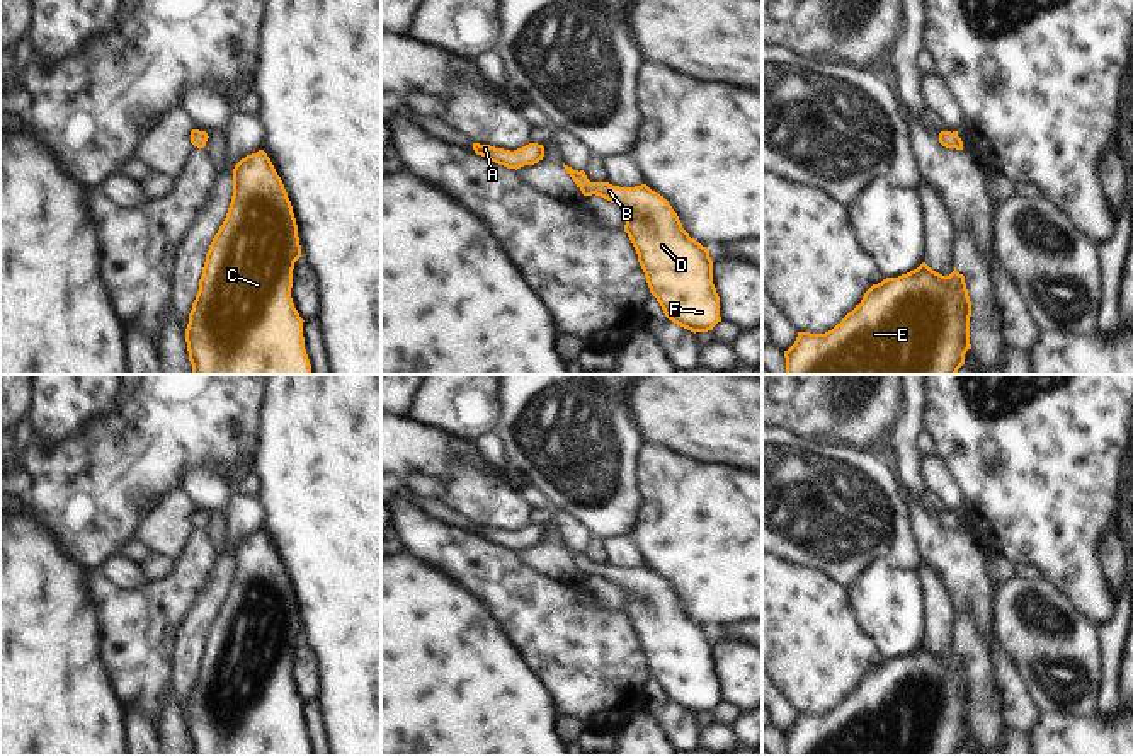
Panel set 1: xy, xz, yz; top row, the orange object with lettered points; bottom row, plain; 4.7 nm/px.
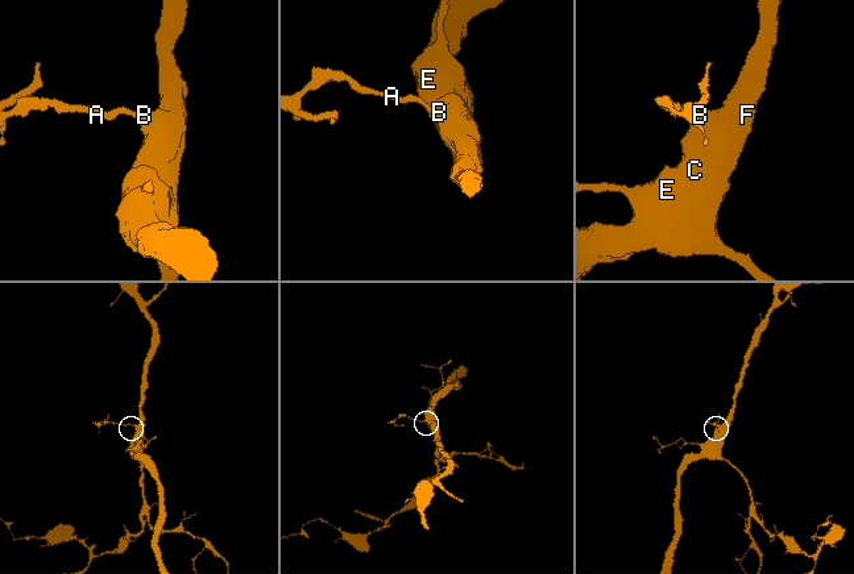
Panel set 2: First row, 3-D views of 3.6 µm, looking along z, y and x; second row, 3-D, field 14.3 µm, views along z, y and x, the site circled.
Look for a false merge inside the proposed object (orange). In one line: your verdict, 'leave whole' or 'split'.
leave whole

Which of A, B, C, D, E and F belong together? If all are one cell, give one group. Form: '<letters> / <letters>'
A B C D E F

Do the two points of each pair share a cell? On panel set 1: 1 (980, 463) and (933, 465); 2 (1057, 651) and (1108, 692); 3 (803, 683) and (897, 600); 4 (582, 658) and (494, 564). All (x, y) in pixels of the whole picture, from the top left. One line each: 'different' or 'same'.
1: different
2: different
3: different
4: same

